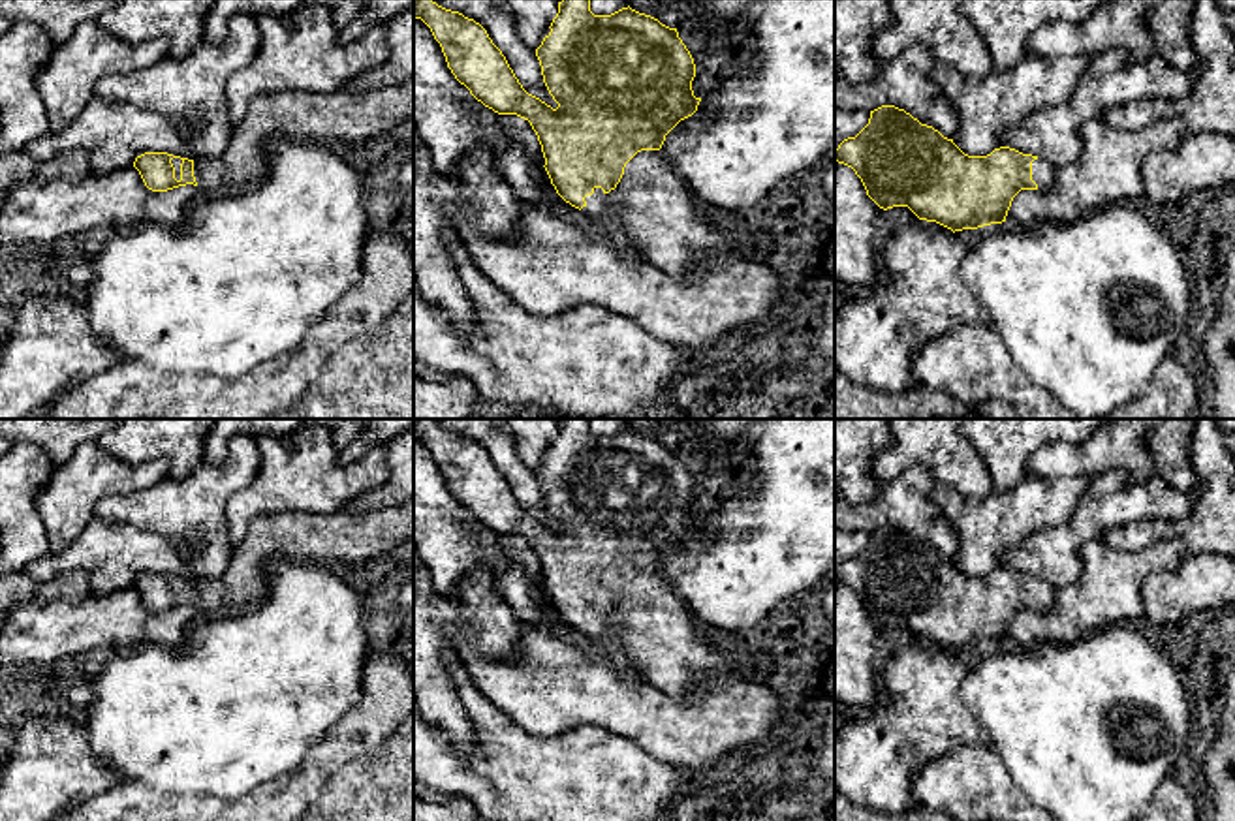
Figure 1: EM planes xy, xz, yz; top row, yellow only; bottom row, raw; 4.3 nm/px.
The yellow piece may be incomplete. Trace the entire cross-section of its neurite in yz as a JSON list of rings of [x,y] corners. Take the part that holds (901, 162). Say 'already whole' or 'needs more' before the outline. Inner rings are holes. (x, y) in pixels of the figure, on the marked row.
needs more; [[[895,105],[870,111],[868,124],[838,145],[835,162],[855,171],[880,209],[908,207],[953,233],[1006,222],[1021,190],[1043,192],[1056,173],[1049,162],[1009,147],[968,156]]]

